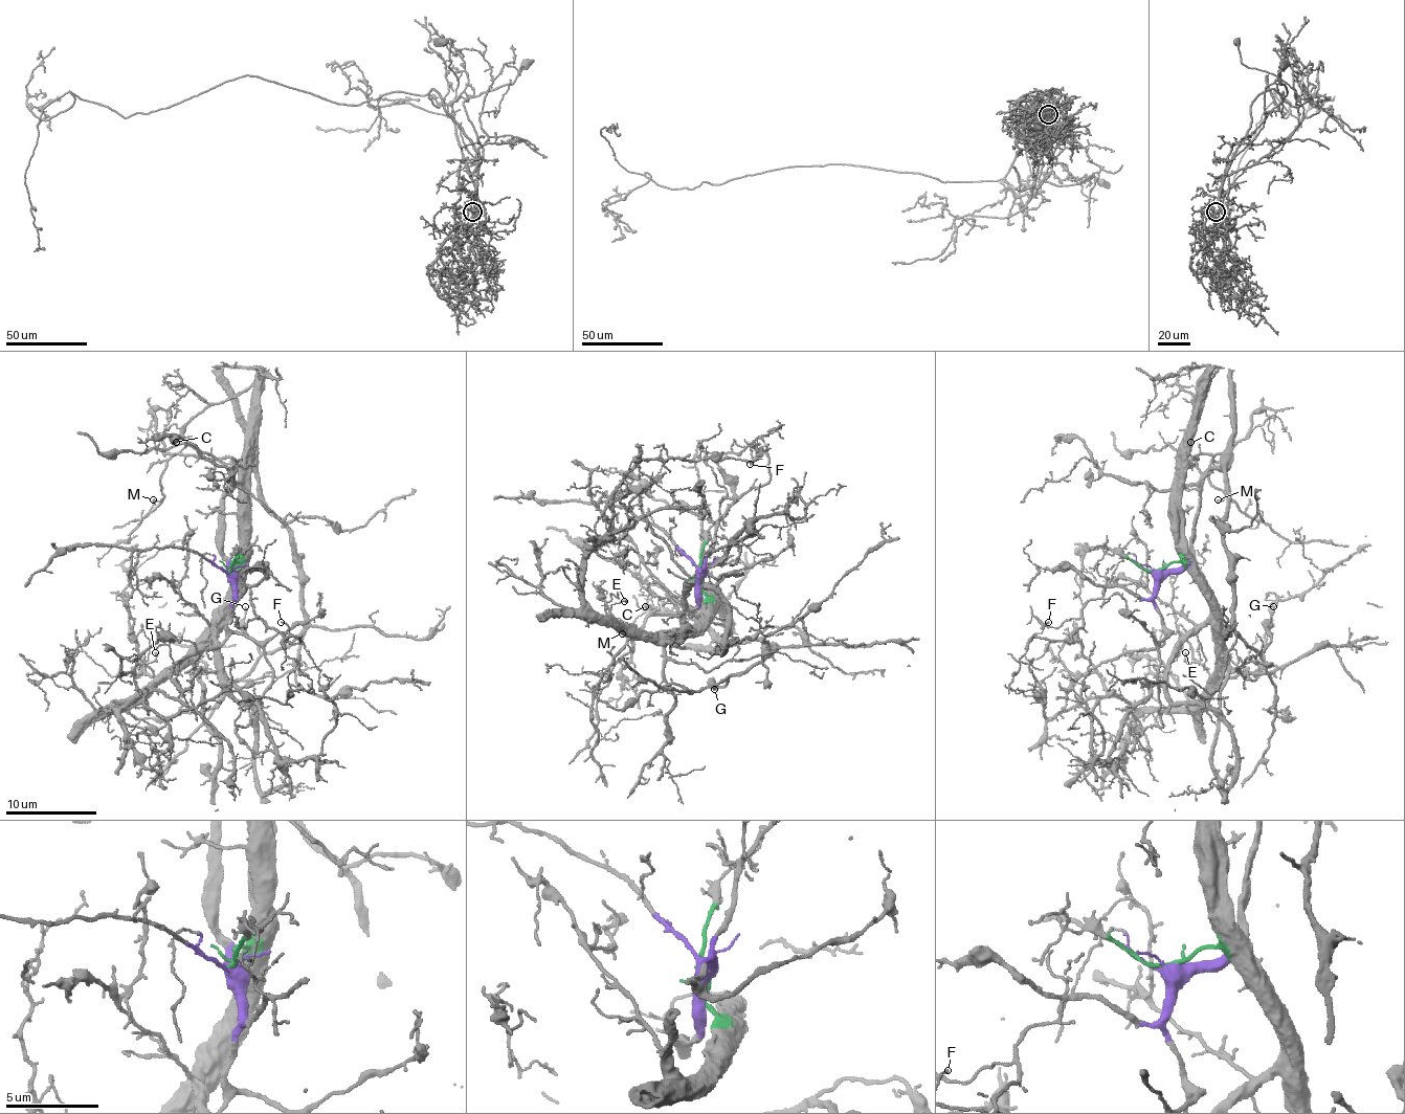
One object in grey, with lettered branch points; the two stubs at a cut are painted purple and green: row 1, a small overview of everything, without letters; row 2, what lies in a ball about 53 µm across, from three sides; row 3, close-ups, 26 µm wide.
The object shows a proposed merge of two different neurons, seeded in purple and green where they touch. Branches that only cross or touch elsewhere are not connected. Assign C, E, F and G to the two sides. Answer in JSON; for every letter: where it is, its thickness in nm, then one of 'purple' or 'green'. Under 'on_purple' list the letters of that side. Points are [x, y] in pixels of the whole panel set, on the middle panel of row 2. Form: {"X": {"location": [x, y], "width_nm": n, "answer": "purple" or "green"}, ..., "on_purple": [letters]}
{"C": {"location": [645, 606], "width_nm": 90, "answer": "green"}, "E": {"location": [624, 601], "width_nm": 130, "answer": "green"}, "F": {"location": [750, 464], "width_nm": 90, "answer": "purple"}, "G": {"location": [714, 689], "width_nm": 110, "answer": "purple"}, "on_purple": ["F", "G"]}

